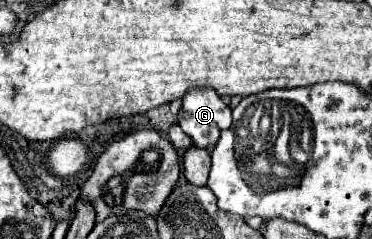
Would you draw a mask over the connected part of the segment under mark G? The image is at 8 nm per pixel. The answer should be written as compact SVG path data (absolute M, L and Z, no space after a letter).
M190 88L182 98L178 124L198 148L210 148L218 142L220 132L232 124L232 110L216 90Z

